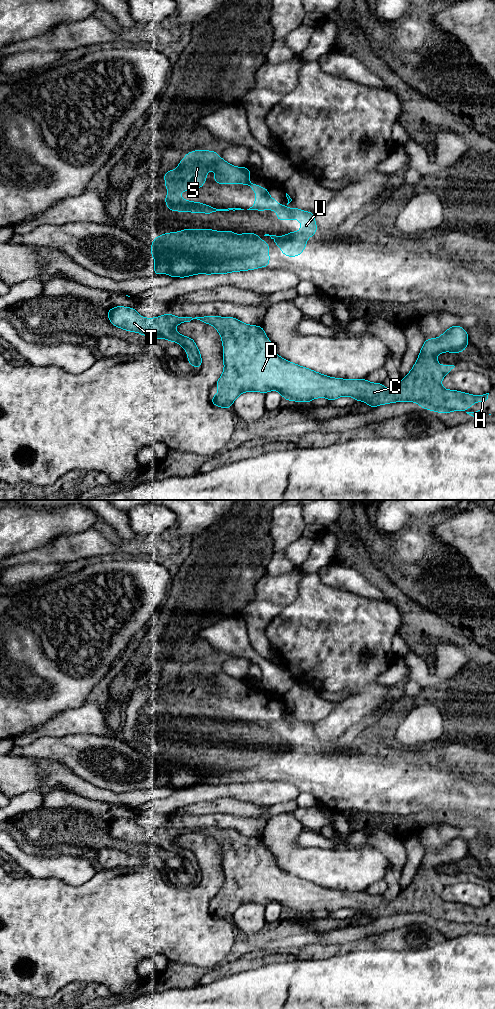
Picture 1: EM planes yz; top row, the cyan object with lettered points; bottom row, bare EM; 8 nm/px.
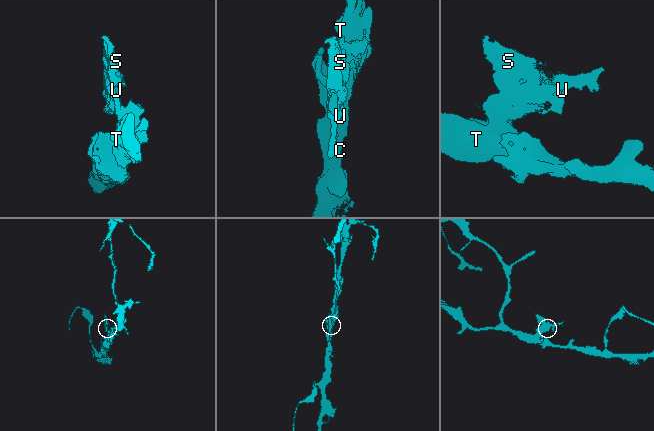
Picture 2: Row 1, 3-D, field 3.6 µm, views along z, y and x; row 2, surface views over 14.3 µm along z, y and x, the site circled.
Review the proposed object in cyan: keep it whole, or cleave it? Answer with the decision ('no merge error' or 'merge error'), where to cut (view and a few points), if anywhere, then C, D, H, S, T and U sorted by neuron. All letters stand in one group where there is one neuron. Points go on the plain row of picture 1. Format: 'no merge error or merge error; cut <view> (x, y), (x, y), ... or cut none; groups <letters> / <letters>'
merge error; cut yz (180, 744), (198, 751), (212, 748), (254, 751); groups C D H T / S U

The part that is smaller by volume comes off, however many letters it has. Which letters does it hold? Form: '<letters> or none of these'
S, U

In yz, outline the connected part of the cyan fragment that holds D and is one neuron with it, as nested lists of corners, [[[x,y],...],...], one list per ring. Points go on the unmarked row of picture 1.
[[[117,818],[106,826],[110,835],[126,843],[132,843],[145,847],[152,853],[162,849],[167,853],[179,855],[186,863],[190,877],[200,880],[202,870],[195,853],[187,848],[182,848],[175,843],[175,838],[193,831],[211,836],[221,847],[223,854],[224,883],[215,896],[219,904],[210,913],[213,917],[224,921],[230,921],[235,911],[243,904],[257,903],[266,906],[269,903],[278,903],[284,911],[297,914],[310,914],[315,910],[324,909],[335,912],[342,908],[353,909],[355,913],[365,913],[368,919],[377,919],[393,914],[413,913],[421,920],[447,926],[451,923],[465,923],[475,914],[483,914],[488,911],[489,905],[475,908],[472,906],[447,902],[441,898],[443,889],[452,883],[454,877],[439,877],[437,867],[443,864],[462,864],[468,858],[468,844],[461,838],[455,837],[447,841],[440,849],[425,852],[418,871],[408,887],[399,895],[387,901],[382,895],[370,895],[365,890],[357,892],[333,890],[306,879],[301,879],[289,874],[275,864],[274,858],[266,848],[262,838],[248,837],[234,829],[216,829],[213,827],[202,829],[176,829],[171,825],[156,830],[141,829],[134,820]]]

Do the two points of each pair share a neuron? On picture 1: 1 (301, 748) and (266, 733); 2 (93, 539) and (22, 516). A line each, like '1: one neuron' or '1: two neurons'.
1: one neuron
2: two neurons

